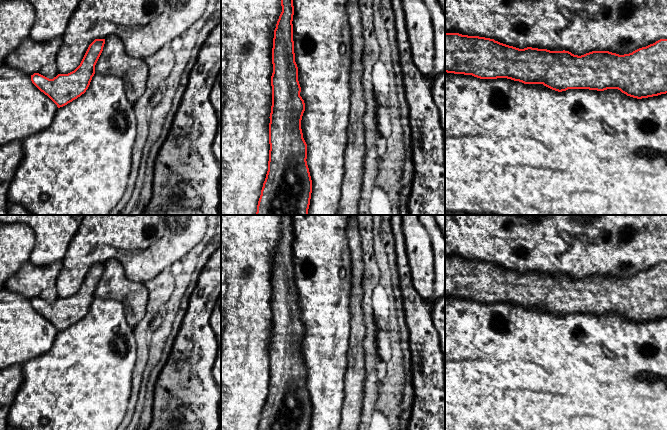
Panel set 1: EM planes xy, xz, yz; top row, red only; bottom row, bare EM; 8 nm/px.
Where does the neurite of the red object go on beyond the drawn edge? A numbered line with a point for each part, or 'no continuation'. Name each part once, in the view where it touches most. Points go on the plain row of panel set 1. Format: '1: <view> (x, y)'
no continuation

